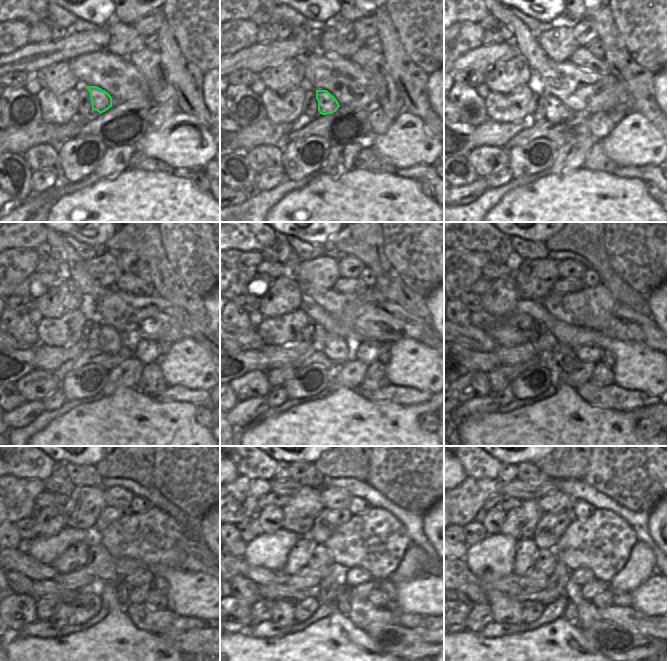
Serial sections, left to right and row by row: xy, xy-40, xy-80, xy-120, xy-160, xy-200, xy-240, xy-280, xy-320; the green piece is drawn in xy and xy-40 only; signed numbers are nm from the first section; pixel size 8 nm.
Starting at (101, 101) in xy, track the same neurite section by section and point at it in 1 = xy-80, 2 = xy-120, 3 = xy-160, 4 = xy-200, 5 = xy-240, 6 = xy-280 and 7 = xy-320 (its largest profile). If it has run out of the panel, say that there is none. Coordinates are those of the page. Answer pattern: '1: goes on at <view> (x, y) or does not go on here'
1: goes on at xy-80 (556, 112)
2: goes on at xy-120 (110, 339)
3: goes on at xy-160 (336, 348)
4: goes on at xy-200 (563, 354)
5: goes on at xy-240 (122, 589)
6: goes on at xy-280 (342, 598)
7: goes on at xy-320 (571, 612)

